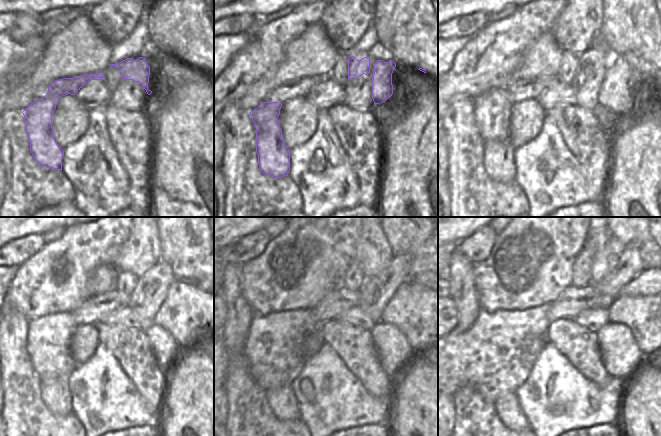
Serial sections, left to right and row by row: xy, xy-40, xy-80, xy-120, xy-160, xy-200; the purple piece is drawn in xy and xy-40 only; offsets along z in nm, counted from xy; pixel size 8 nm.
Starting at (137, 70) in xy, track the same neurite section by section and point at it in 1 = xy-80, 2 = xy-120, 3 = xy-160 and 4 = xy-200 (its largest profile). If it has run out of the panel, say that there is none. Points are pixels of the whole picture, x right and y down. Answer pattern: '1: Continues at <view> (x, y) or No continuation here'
1: Continues at xy-80 (617, 93)
2: Continues at xy-120 (188, 309)
3: Continues at xy-160 (417, 311)
4: Continues at xy-200 (641, 314)

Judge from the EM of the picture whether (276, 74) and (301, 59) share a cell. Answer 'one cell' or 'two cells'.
one cell

